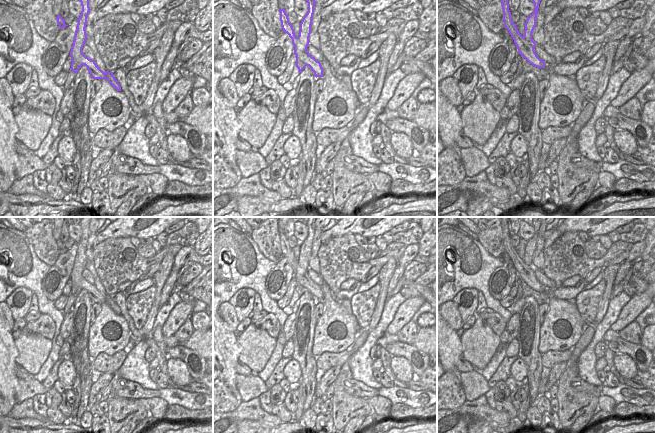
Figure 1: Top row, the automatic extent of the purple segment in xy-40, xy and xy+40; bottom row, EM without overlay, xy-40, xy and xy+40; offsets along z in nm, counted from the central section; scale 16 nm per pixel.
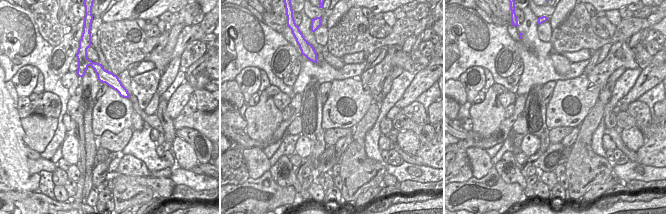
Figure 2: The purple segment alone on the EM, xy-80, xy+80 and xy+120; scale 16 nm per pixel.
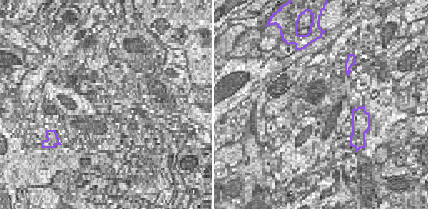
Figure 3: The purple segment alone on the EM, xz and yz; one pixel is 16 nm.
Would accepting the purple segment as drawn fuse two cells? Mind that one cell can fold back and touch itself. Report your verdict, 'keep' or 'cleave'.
cleave

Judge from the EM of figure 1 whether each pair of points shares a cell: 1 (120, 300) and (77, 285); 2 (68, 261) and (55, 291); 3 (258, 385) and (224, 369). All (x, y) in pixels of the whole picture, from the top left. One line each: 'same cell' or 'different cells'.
1: same cell
2: same cell
3: different cells

